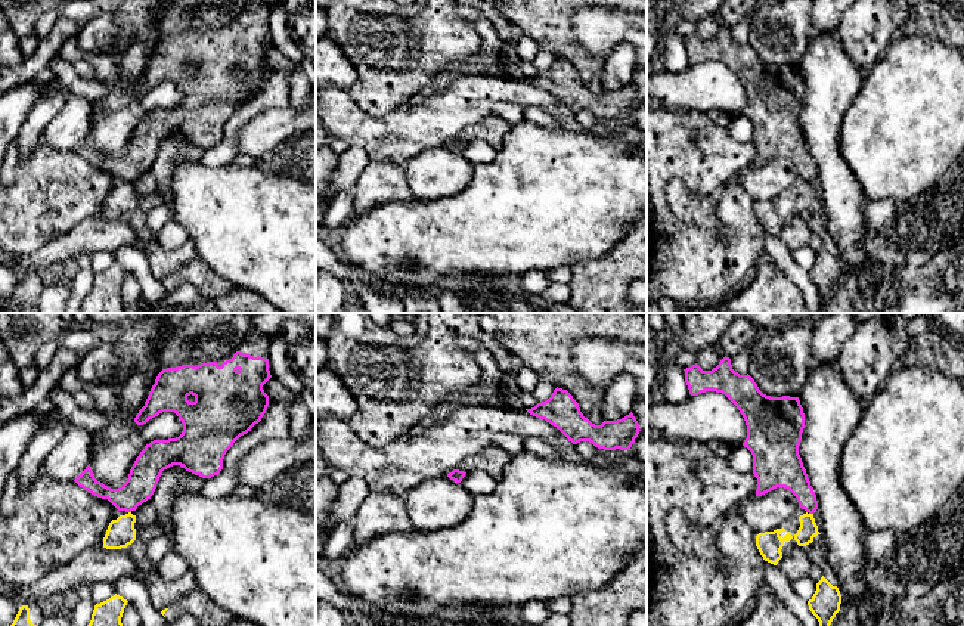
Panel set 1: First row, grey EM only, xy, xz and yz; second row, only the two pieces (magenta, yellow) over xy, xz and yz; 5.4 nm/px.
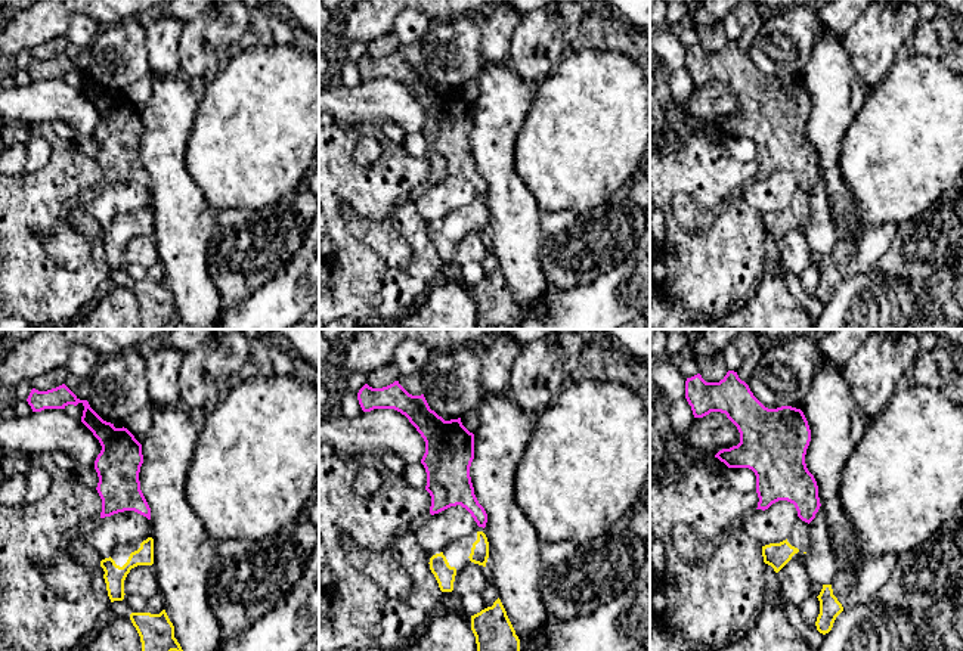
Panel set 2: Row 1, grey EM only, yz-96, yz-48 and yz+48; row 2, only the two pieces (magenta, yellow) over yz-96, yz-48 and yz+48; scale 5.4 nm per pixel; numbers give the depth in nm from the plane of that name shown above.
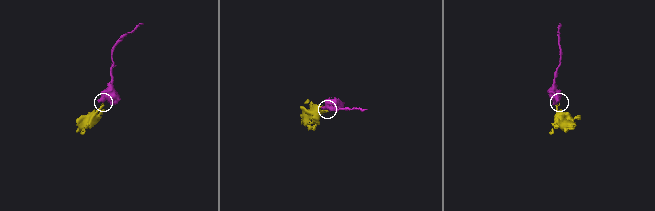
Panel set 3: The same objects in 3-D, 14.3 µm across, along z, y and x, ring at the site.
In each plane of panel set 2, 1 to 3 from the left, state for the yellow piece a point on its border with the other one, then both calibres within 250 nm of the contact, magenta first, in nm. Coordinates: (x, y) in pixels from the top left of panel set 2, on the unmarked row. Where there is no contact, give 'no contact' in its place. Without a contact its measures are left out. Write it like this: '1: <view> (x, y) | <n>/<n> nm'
1: no contact
2: no contact
3: no contact

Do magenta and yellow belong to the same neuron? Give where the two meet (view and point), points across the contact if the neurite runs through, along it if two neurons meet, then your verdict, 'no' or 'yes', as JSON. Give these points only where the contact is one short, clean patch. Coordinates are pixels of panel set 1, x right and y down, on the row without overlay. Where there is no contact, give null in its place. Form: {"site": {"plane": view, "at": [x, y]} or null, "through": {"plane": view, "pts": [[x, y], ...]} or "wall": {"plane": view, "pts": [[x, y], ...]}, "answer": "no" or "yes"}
{"site": {"plane": "yz", "at": [811, 182]}, "wall": {"plane": "yz", "pts": [[809, 182], [812, 183]]}, "answer": "no"}

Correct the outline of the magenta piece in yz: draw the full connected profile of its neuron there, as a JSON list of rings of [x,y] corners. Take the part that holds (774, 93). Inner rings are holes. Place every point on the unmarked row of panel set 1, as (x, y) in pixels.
[[[726,25],[712,40],[703,40],[697,32],[684,40],[691,65],[722,62],[743,84],[747,94],[743,115],[753,124],[756,165],[784,156],[797,167],[799,177],[816,182],[816,164],[799,124],[805,97],[799,66],[763,63],[748,43],[740,44],[732,38]]]

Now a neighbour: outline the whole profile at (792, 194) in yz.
[[[799,177],[796,183],[774,201],[759,202],[756,216],[765,230],[777,235],[790,219],[816,213],[821,202],[815,192],[813,183]]]

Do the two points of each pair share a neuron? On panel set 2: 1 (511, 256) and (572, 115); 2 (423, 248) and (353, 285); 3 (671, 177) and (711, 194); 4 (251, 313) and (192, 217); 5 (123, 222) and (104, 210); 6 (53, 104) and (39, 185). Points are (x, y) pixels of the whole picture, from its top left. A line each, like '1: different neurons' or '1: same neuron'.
1: different neurons
2: same neuron
3: same neuron
4: different neurons
5: different neurons
6: different neurons

